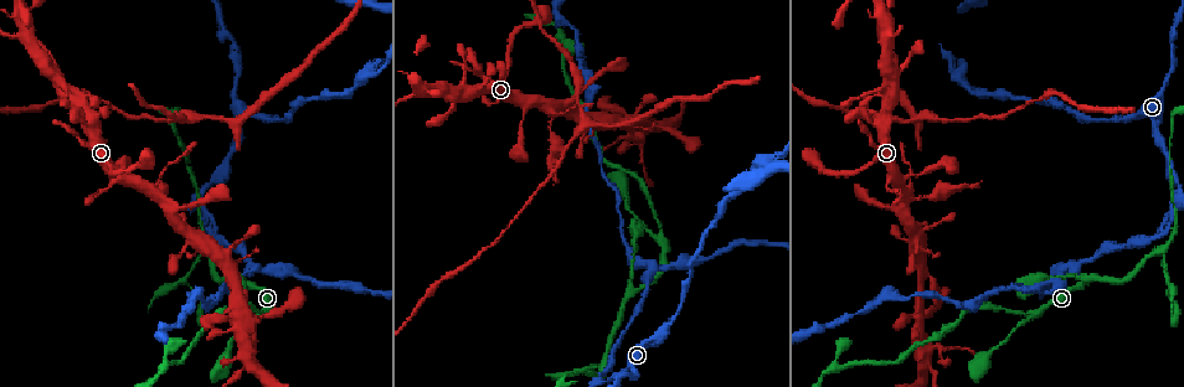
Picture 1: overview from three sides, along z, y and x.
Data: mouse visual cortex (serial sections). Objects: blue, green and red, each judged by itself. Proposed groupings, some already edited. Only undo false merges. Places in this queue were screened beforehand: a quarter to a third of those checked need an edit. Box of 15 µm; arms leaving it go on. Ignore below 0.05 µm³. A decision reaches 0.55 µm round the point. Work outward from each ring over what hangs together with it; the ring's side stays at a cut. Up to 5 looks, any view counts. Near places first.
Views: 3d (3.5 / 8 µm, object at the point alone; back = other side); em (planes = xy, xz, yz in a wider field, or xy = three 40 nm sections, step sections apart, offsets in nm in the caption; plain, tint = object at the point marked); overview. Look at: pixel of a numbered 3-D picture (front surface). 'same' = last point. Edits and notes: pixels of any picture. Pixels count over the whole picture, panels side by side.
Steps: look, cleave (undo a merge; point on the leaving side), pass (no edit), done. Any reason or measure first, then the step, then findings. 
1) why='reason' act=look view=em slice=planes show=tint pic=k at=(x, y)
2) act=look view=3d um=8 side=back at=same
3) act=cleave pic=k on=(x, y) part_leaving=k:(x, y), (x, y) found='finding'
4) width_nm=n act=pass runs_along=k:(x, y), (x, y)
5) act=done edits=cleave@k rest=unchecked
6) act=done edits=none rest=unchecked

why='two arms in line, one across' act=look view=3d um=3.5 pic=1 at=(196, 238)

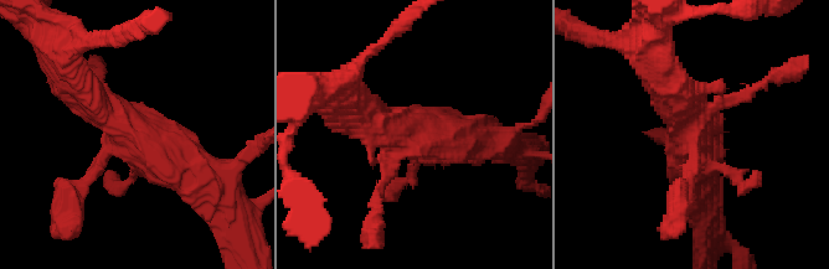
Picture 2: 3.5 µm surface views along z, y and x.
act=look view=em slice=xy step=5 show=tint pic=2 at=(408, 135)

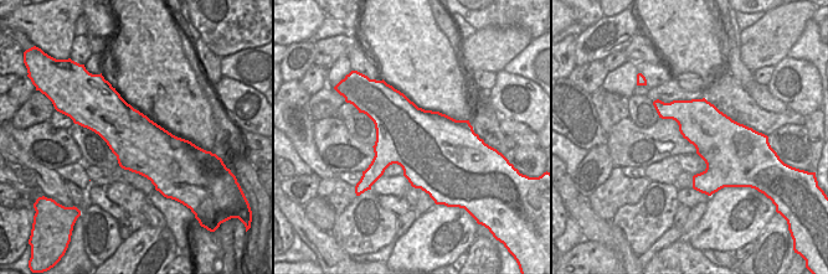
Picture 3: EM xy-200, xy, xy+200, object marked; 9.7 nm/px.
act=pass runs_along=2:(67, 73), (196, 169) found='one cell here'

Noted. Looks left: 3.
why='abrupt turn' act=look view=3d um=3.5 pic=1 at=(253, 268)

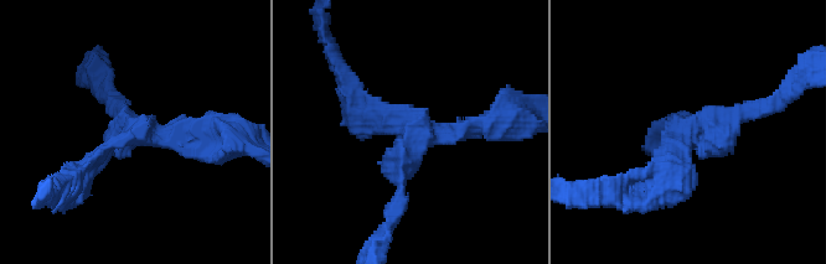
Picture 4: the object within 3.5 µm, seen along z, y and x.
why='shape alone is not enough' act=look view=em slice=xy step=1 show=tint pic=4 at=(405, 138)

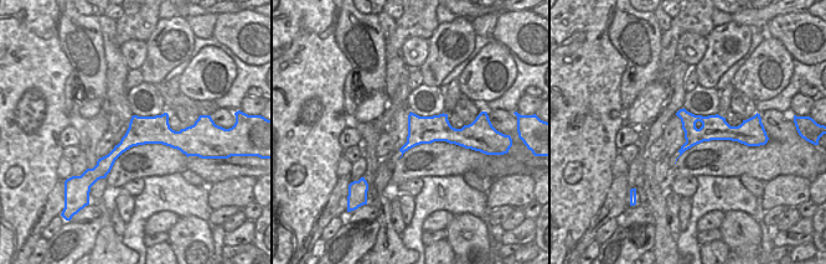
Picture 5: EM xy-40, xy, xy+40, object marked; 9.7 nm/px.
arms=3 arm_widths_nm=200,200,250 act=cleave pic=4 on=(419, 124) part_leaving=4:(732, 120), (693, 128), (669, 170) found='a second cell is stuck on'

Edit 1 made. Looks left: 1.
act=done edits=cleave@4 rest=unchecked

